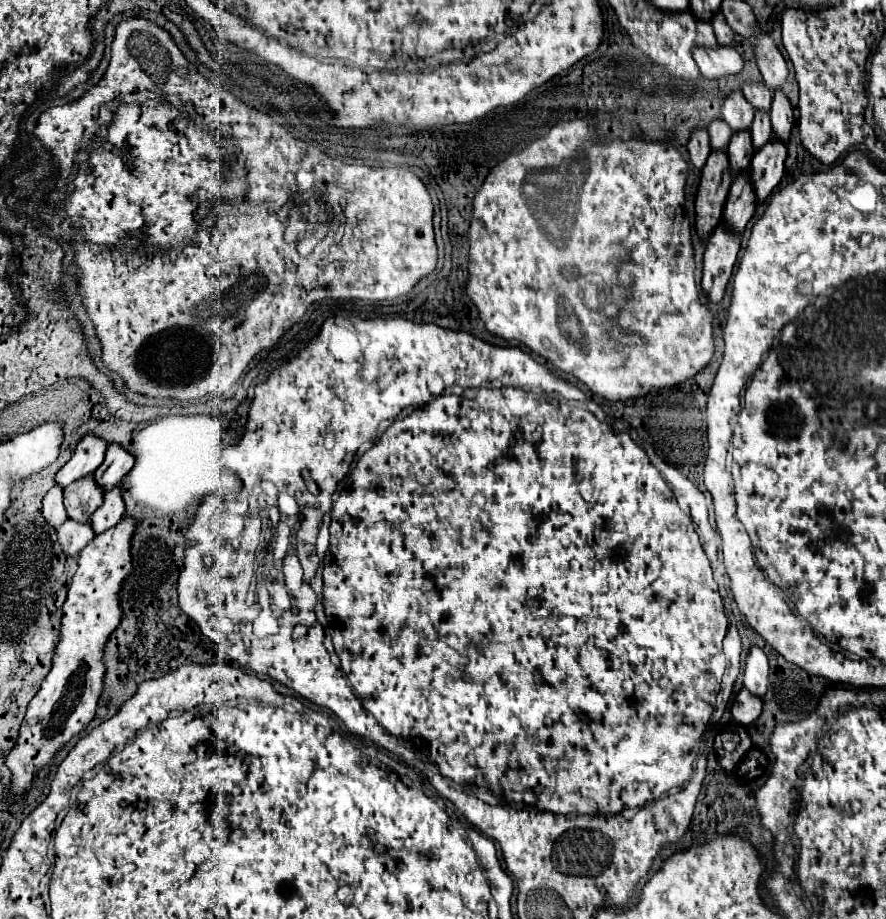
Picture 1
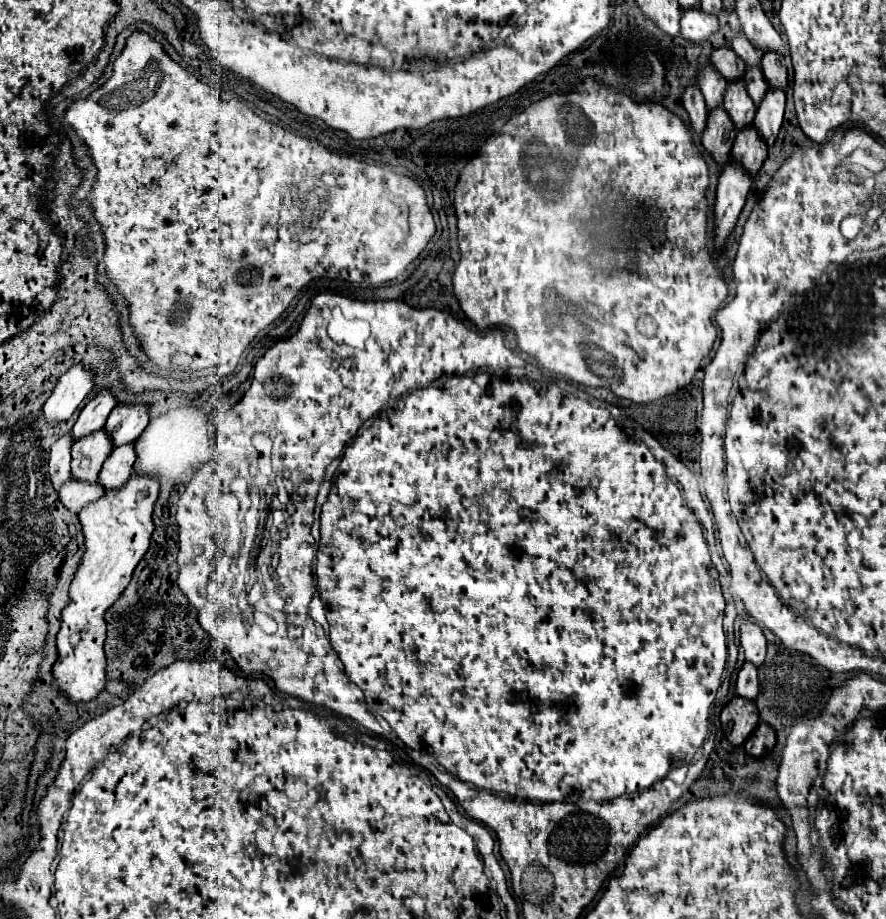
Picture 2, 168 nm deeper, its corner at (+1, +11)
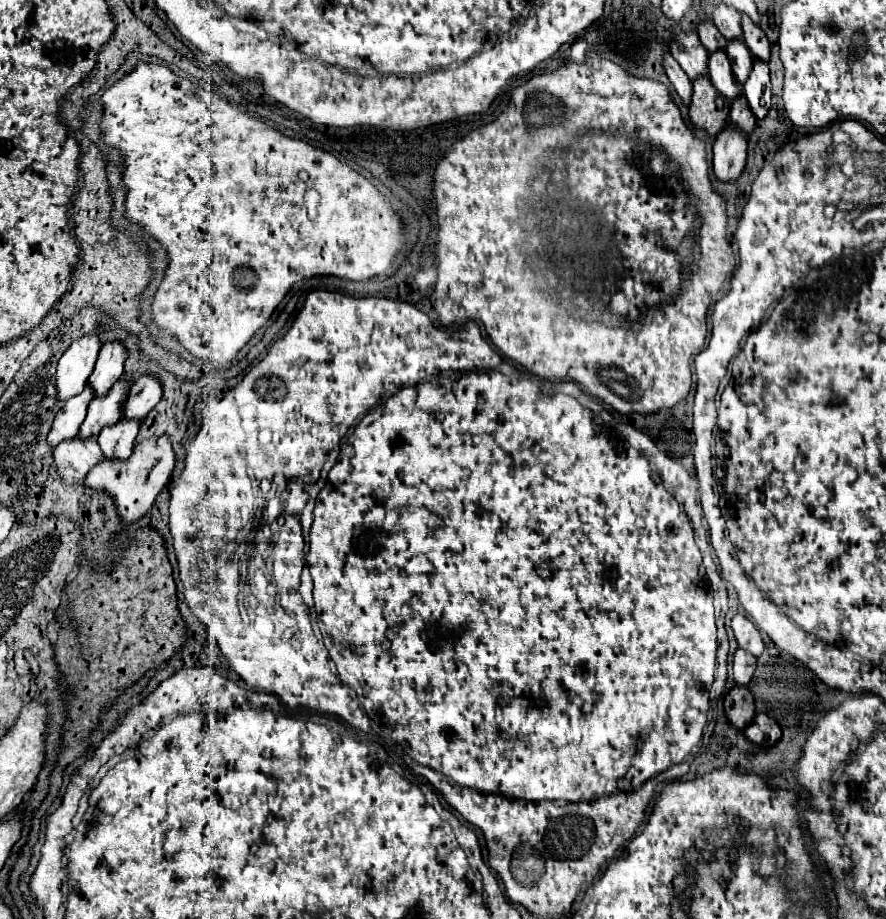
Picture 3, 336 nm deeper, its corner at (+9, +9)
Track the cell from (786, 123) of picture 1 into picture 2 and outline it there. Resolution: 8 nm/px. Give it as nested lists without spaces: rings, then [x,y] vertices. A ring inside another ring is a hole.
[[[764,52],[762,72],[764,72],[764,78],[766,78],[770,88],[782,88],[786,92],[786,88],[788,88],[788,70],[786,70],[782,54]]]

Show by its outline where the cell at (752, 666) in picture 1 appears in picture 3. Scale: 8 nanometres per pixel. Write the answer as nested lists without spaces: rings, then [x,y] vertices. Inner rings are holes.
[[[736,614],[732,618],[732,630],[740,648],[752,652],[754,656],[758,656],[764,650],[764,642],[760,638],[758,628],[744,614]]]

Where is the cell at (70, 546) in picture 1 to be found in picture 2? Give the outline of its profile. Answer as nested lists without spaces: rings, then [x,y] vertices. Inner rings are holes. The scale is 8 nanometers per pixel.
[[[70,478],[62,490],[58,492],[60,502],[64,504],[64,508],[68,508],[70,512],[80,514],[82,508],[86,508],[88,504],[92,504],[92,500],[98,500],[102,494],[102,486],[98,482],[94,484],[86,484],[86,482],[78,482],[74,478]]]

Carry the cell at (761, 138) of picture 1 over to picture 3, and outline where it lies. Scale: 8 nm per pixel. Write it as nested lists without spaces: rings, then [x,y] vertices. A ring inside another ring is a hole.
[[[726,42],[726,54],[730,58],[736,80],[740,84],[746,82],[750,68],[752,68],[752,54],[750,54],[748,46],[744,46],[744,42]]]

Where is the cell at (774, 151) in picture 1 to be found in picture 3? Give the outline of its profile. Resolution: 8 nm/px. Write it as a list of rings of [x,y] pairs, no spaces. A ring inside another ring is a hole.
[[[754,58],[752,64],[752,76],[748,76],[748,82],[744,82],[744,96],[748,98],[750,108],[758,118],[764,118],[770,108],[770,76],[768,76],[768,64]]]

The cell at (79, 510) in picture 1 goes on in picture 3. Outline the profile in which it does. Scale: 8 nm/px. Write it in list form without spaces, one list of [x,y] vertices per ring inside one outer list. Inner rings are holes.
[[[122,376],[112,386],[112,390],[108,390],[108,394],[92,398],[86,420],[80,426],[80,436],[88,438],[92,434],[98,434],[104,426],[118,422],[124,412],[124,398],[128,398],[128,390],[128,380]]]

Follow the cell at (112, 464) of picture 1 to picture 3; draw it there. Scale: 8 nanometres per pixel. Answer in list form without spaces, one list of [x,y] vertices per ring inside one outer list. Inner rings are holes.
[[[142,374],[134,384],[132,390],[124,402],[124,418],[144,418],[162,398],[162,386],[160,380]]]

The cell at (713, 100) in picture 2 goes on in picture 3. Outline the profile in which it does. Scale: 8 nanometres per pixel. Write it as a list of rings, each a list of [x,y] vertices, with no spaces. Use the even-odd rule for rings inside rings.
[[[696,30],[676,34],[676,38],[670,42],[670,54],[678,60],[690,80],[696,80],[708,72],[708,50],[704,50]]]

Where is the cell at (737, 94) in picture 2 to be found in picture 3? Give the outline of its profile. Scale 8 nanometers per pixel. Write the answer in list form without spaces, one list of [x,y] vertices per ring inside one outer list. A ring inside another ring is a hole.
[[[716,50],[716,54],[708,56],[708,74],[714,86],[718,88],[718,92],[724,94],[728,100],[742,94],[742,84],[736,82],[724,50]]]

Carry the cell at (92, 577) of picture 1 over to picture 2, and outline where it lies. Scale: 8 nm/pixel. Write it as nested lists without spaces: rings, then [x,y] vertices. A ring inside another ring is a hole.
[[[130,476],[128,484],[118,492],[104,494],[98,502],[88,504],[80,514],[80,524],[84,532],[84,556],[76,568],[74,580],[70,584],[70,600],[68,606],[62,610],[62,626],[56,638],[58,660],[52,666],[52,678],[58,686],[60,694],[70,702],[90,702],[100,696],[106,684],[106,654],[104,654],[104,640],[106,640],[106,612],[114,606],[114,602],[126,590],[130,576],[136,564],[142,560],[150,546],[150,536],[154,532],[152,524],[152,510],[154,502],[158,500],[158,480],[146,476]]]

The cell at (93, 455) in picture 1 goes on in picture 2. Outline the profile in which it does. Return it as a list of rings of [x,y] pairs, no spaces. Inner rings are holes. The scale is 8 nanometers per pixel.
[[[102,390],[96,398],[92,398],[80,412],[76,424],[72,426],[72,438],[80,440],[84,436],[90,436],[92,432],[96,432],[96,428],[104,428],[108,414],[112,412],[112,408],[116,406],[116,400],[112,394],[108,394],[106,390]]]

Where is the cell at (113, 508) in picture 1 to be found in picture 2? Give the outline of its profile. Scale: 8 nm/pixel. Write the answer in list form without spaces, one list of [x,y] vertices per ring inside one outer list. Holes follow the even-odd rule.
[[[126,444],[126,446],[112,450],[112,454],[104,462],[104,468],[100,470],[100,476],[98,476],[104,492],[122,488],[128,482],[128,476],[132,474],[134,460],[136,460],[134,444]]]

